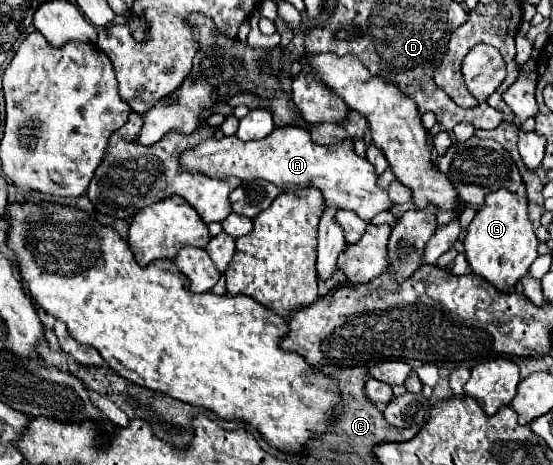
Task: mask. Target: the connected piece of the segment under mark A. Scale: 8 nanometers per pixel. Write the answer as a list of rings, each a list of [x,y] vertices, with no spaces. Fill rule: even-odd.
[[[282,127],[274,129],[268,137],[260,141],[240,141],[234,137],[224,139],[206,139],[192,151],[184,151],[180,163],[188,171],[206,173],[212,177],[234,175],[240,179],[264,179],[274,183],[280,189],[304,189],[316,187],[324,193],[326,205],[332,209],[350,209],[360,215],[366,223],[372,221],[380,211],[390,211],[396,203],[390,201],[386,189],[378,185],[378,175],[374,165],[356,155],[354,145],[344,139],[336,145],[316,145],[312,143],[308,131],[304,127]]]

